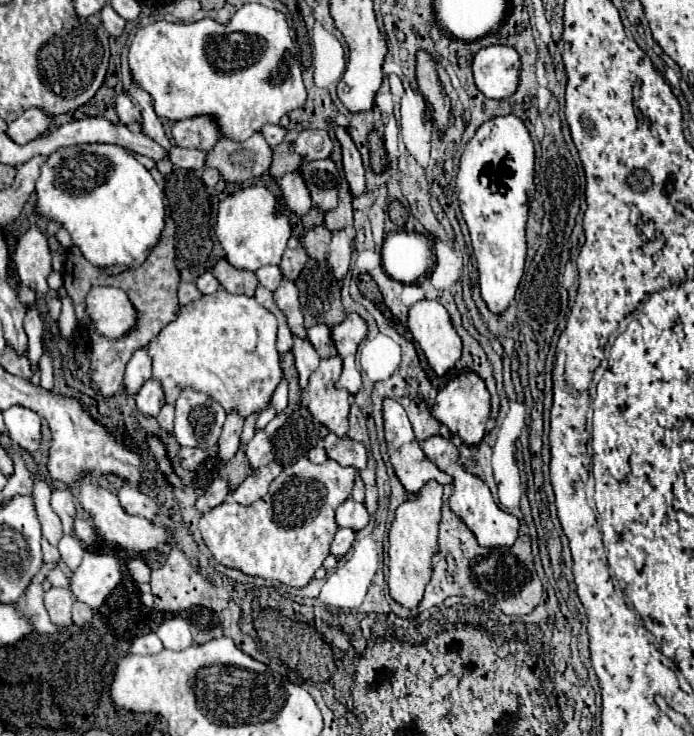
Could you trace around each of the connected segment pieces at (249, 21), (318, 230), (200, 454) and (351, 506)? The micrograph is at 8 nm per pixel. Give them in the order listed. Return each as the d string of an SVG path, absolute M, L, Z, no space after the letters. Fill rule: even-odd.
M258 3L242 5L224 25L214 19L202 19L188 25L168 21L150 23L138 29L130 45L128 65L134 83L150 93L158 117L178 121L208 115L216 121L222 137L232 141L244 141L268 123L280 123L286 113L306 103L306 89L298 65L298 47L290 37L288 21L280 11Z
M318 225L310 231L306 231L306 235L302 239L302 245L304 245L308 257L312 257L316 261L326 261L330 239L332 239L332 233L326 227Z
M180 447L178 449L178 457L182 467L186 469L196 469L196 465L200 465L208 455L202 449L188 449L188 447Z
M352 499L344 501L336 509L336 525L348 527L348 529L354 529L354 531L364 529L368 525L368 511L366 511L364 503L356 503Z

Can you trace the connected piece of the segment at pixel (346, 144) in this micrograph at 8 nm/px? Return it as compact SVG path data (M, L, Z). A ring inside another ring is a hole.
M332 123L332 129L334 129L334 135L342 147L342 167L344 167L346 181L350 185L350 193L362 195L366 191L366 179L364 179L364 165L362 165L360 153L344 127Z

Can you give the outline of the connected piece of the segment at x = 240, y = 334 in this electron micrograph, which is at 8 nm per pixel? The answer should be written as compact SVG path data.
M224 289L200 297L196 303L188 303L188 307L180 307L176 319L168 323L144 349L152 361L152 379L160 381L166 403L170 405L176 403L180 391L190 387L210 399L216 399L226 413L236 411L242 419L246 419L252 413L262 413L270 407L274 389L282 381L280 355L276 351L276 317L258 305L254 297L232 295Z

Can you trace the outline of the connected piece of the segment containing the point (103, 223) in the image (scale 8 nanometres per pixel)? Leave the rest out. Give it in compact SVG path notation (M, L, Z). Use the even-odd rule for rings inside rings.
M88 143L76 147L62 147L48 155L40 169L40 177L36 181L36 201L32 213L46 221L56 221L64 227L72 243L82 251L82 255L96 267L110 265L128 265L130 269L144 263L148 253L156 247L160 233L164 229L164 191L152 179L150 171L136 159L134 153L120 145L108 143ZM82 151L96 153L106 157L108 171L100 185L90 191L68 193L56 187L56 169L62 159L80 155Z

